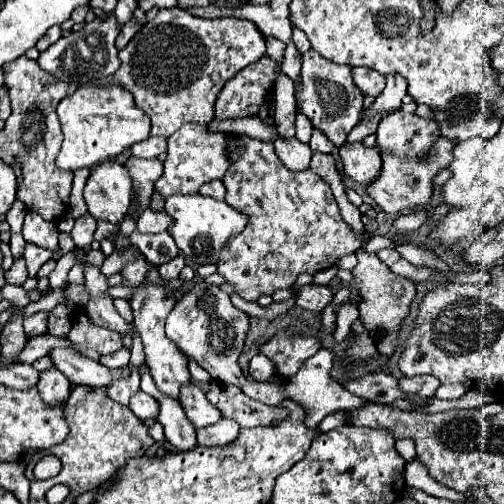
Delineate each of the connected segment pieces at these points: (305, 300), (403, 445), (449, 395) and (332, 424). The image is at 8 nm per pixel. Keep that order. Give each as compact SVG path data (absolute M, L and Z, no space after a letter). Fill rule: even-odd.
M306 284L294 290L294 298L296 298L296 306L312 312L322 312L332 302L332 292L328 286Z
M398 440L396 442L396 452L406 460L406 462L412 462L416 458L416 446L412 440Z
M448 384L448 386L440 386L436 390L436 398L440 400L458 400L468 392L468 388L464 388L464 384Z
M334 412L334 414L326 416L326 418L318 424L318 430L320 430L320 432L330 432L330 430L336 428L338 424L348 424L348 422L344 422L344 418L346 418L346 416L342 416L340 412Z

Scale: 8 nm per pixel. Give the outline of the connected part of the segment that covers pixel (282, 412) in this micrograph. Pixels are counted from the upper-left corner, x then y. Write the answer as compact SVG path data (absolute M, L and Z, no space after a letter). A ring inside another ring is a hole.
M214 380L206 392L206 398L220 410L224 418L236 420L242 428L276 426L288 416L288 410L284 406L266 406L258 400L248 398L238 386L226 382Z

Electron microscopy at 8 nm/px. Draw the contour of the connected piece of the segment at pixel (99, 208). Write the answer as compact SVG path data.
M108 160L92 168L84 186L84 202L96 220L120 224L130 206L132 178L118 160Z

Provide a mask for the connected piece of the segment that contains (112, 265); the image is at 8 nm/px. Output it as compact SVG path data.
M130 246L126 252L112 252L106 260L104 260L104 264L100 266L100 272L104 274L104 276L112 276L112 274L118 274L118 270L122 270L124 268L124 262L130 262L132 258L136 258L136 254L138 254L138 248L134 248L134 246Z

